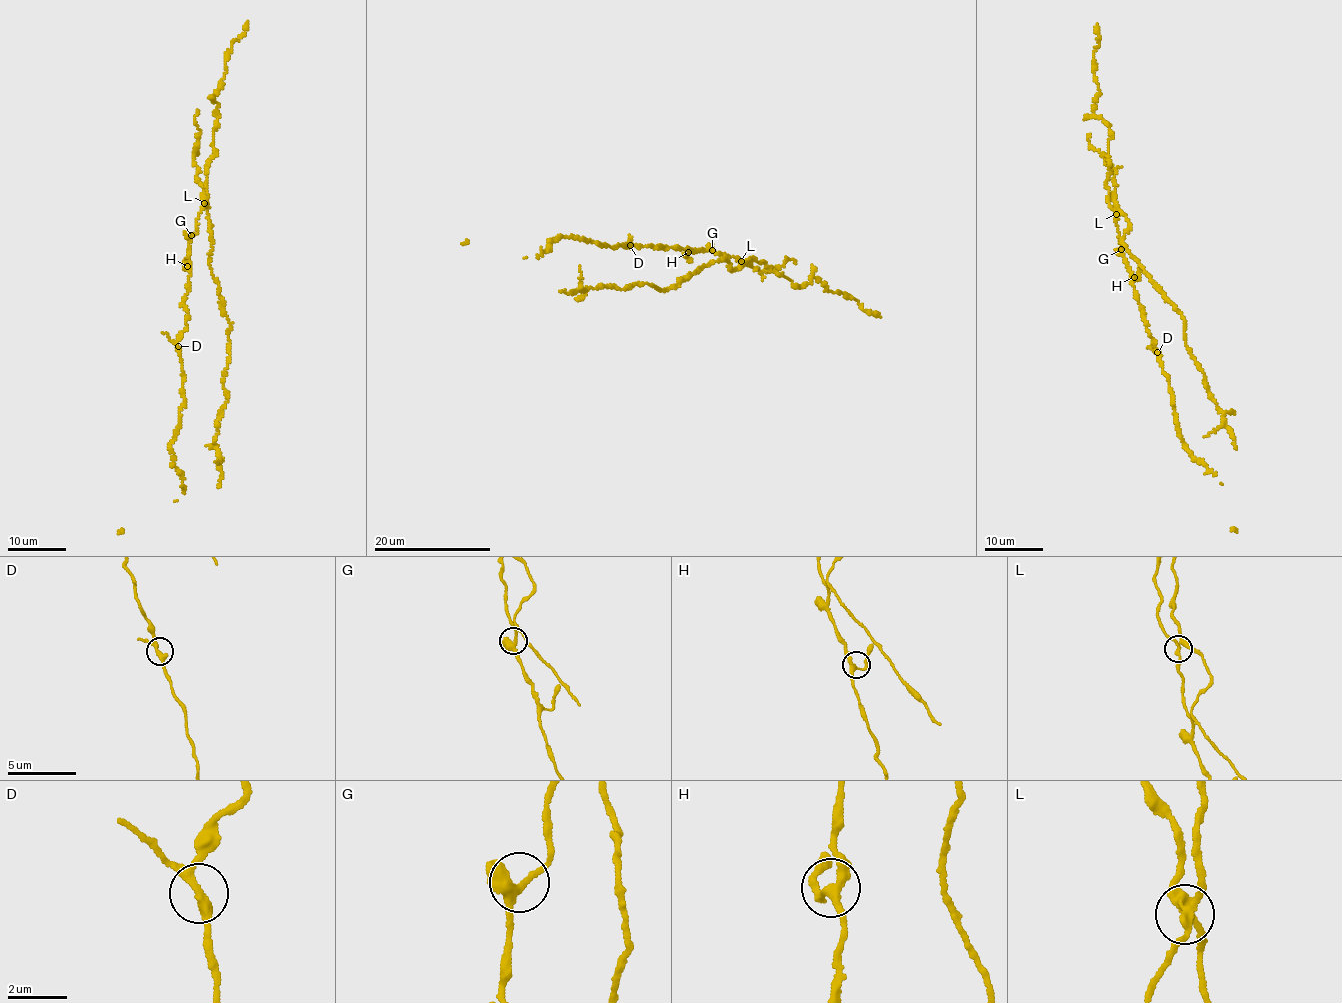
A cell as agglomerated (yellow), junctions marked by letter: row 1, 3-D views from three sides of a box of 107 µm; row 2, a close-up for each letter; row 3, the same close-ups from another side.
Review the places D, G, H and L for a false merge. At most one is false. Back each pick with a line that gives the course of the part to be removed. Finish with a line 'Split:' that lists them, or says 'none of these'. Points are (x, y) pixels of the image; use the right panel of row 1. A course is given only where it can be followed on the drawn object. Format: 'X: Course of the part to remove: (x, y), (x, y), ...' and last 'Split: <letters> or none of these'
Split: L

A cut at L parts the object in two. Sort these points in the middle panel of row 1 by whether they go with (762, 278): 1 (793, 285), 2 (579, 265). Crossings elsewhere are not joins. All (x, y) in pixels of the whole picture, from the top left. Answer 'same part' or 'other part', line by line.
1: other part
2: same part

